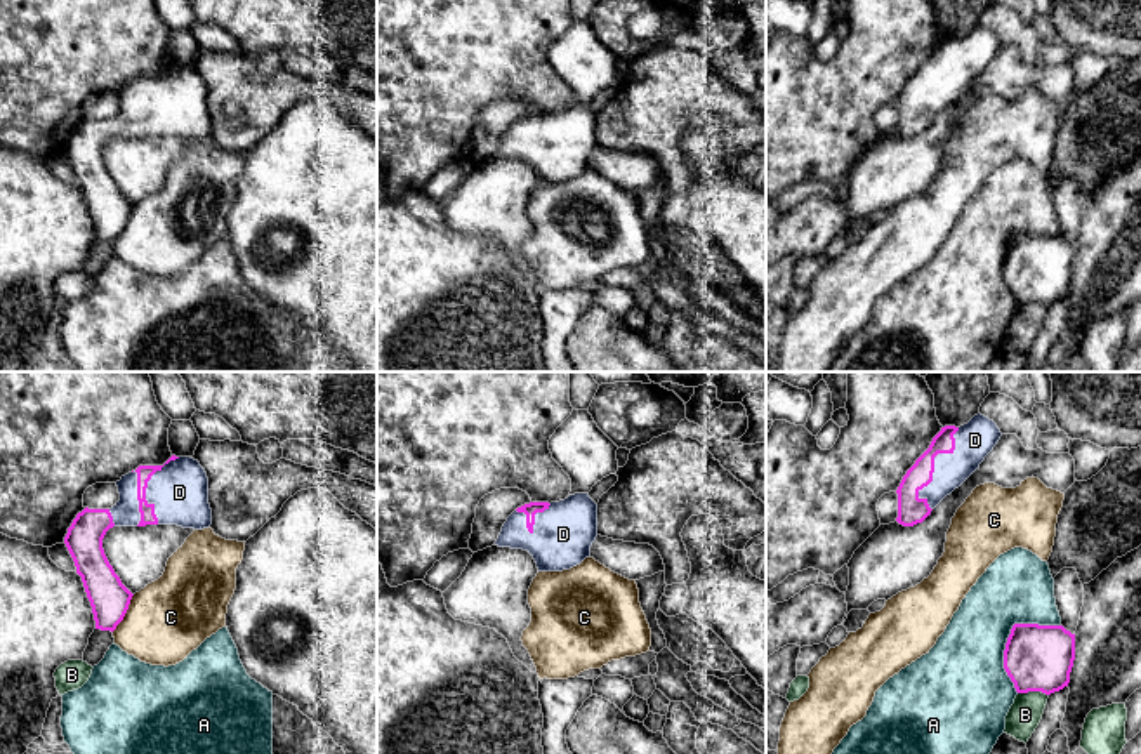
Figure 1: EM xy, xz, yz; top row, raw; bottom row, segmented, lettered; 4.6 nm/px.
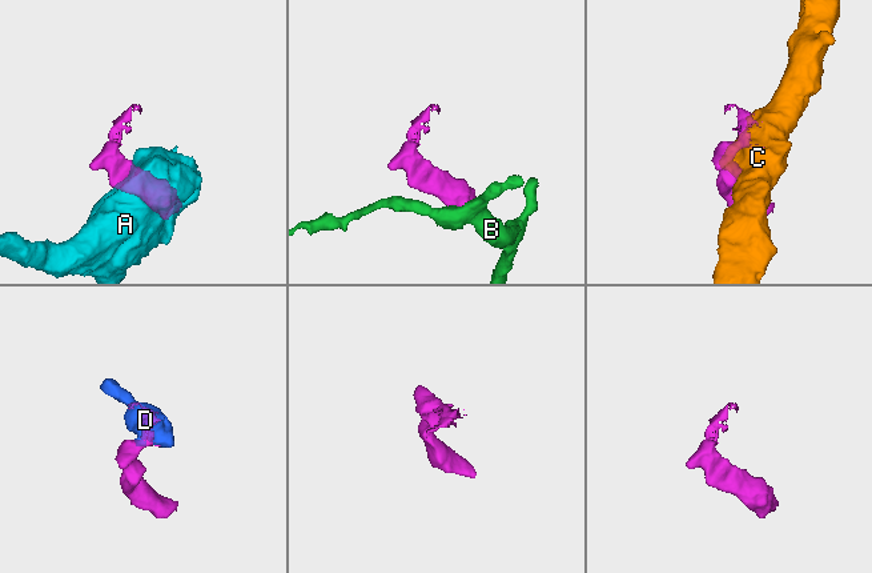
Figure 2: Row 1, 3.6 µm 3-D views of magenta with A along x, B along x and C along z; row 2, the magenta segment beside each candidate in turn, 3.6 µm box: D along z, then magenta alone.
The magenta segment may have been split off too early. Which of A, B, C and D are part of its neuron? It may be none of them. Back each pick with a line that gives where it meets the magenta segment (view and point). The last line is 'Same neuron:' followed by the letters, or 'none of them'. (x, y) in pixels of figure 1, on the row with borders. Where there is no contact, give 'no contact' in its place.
D: meets magenta in yz at (933, 464)
Same neuron: D

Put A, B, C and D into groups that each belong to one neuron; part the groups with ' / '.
A / B / C / D

